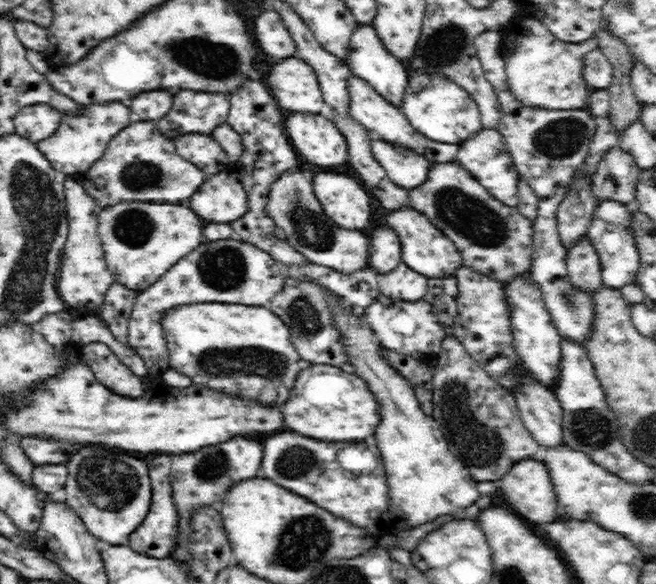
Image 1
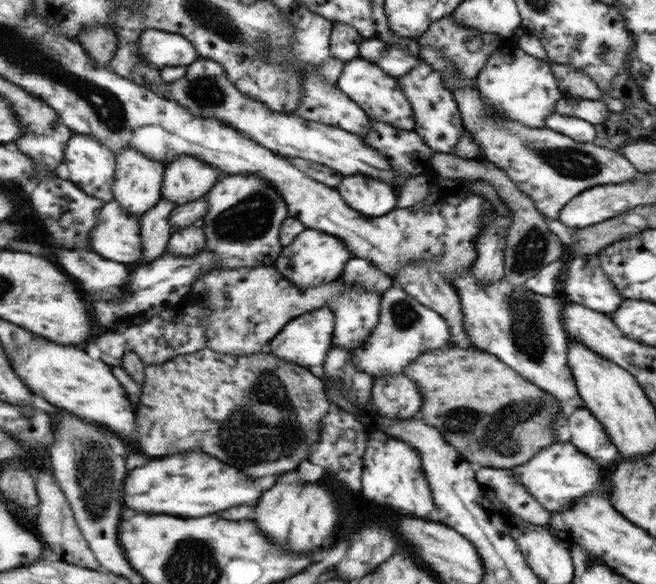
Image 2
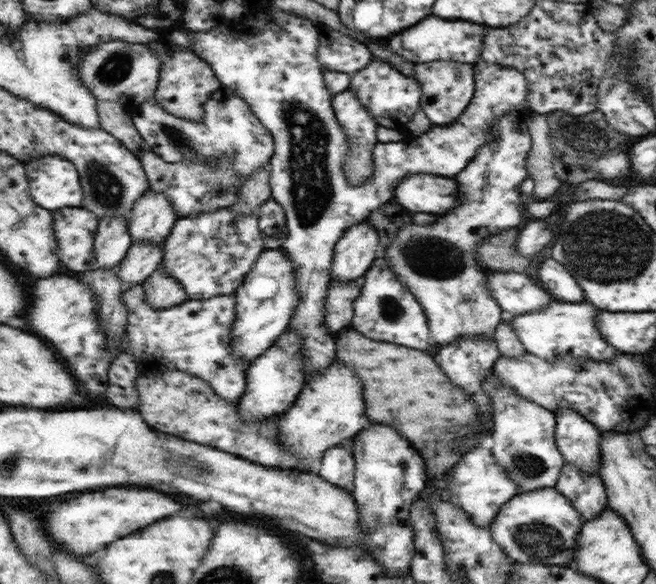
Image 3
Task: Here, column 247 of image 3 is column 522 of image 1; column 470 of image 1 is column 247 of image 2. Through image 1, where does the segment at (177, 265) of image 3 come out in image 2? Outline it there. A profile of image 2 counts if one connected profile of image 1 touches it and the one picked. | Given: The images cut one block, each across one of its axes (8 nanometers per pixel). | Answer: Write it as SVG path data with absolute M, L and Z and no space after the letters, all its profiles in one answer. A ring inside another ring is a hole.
M229 175L217 182L207 196L209 212L201 223L205 226L207 247L218 254L220 268L274 266L284 249L280 232L289 217L289 205L273 183L257 175Z

